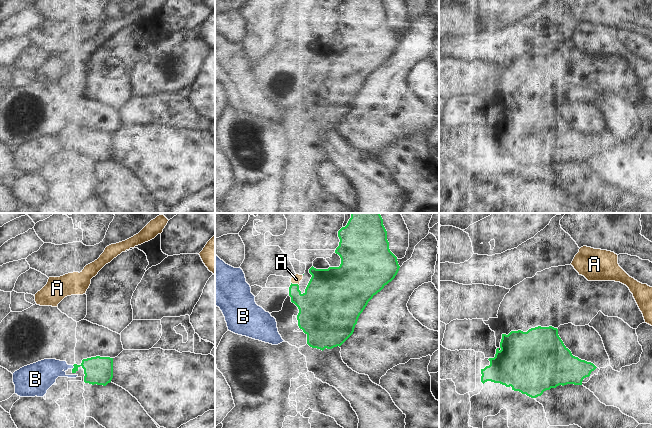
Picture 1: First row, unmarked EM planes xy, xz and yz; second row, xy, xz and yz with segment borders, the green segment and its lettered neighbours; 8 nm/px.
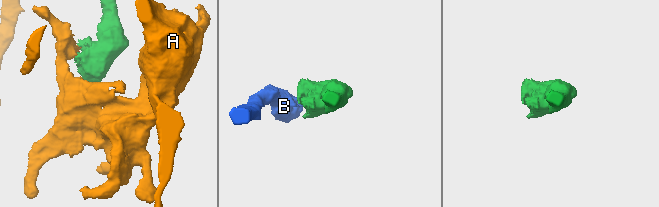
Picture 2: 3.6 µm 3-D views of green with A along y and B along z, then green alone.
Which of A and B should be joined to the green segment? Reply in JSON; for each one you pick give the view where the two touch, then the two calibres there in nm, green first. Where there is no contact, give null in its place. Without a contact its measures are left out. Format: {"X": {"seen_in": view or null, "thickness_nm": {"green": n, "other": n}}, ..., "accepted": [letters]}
{"accepted": []}

